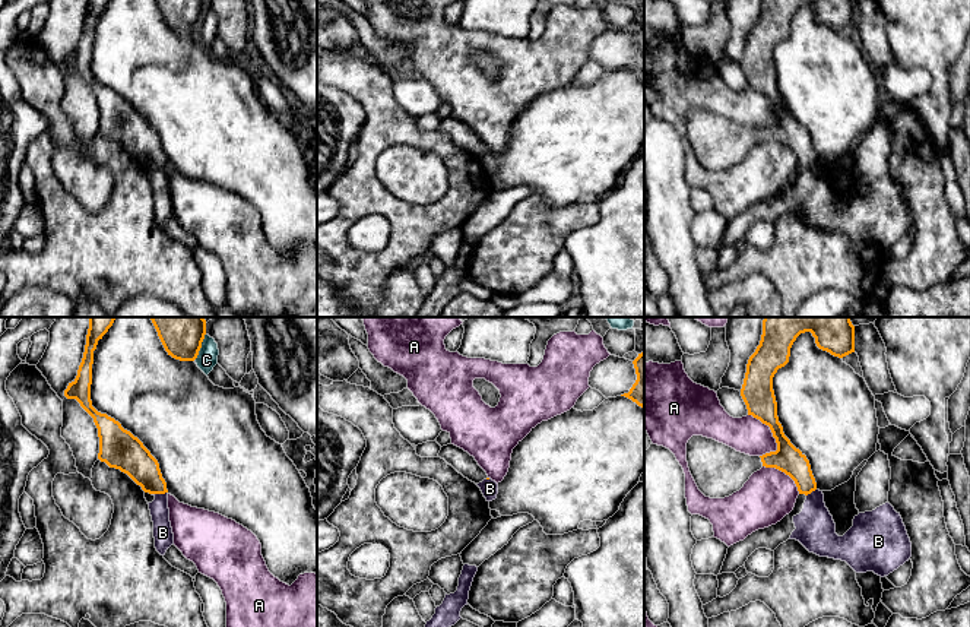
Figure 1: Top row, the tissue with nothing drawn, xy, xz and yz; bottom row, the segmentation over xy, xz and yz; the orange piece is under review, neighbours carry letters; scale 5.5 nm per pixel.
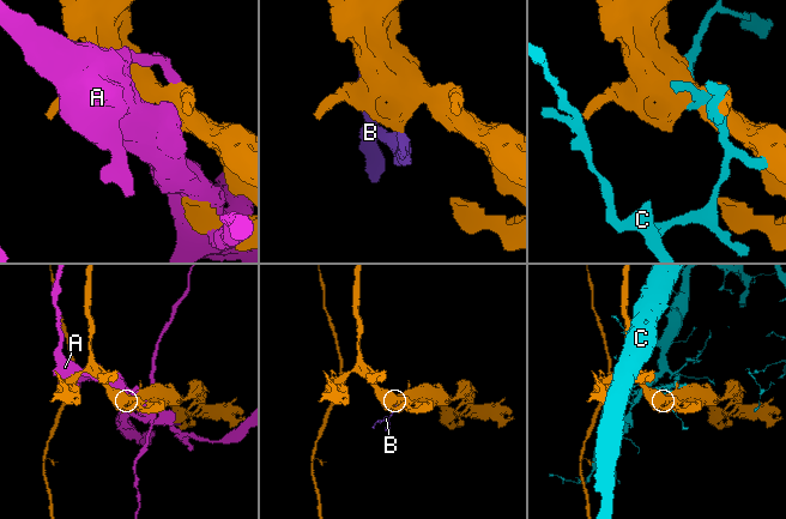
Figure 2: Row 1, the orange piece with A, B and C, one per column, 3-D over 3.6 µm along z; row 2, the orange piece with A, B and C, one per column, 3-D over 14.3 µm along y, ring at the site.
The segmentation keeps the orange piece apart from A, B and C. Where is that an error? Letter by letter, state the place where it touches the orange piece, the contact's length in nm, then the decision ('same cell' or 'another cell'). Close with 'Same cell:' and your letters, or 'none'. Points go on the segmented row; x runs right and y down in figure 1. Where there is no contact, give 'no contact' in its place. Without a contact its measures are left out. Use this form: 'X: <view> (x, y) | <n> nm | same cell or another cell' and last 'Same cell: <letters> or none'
A: yz (770, 428) | 260 nm | another cell
B: xy (159, 493) | 90 nm | another cell
C: xy (200, 347) | 160 nm | another cell
Same cell: none

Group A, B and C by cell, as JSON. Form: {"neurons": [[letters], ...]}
{"neurons": [["A"], ["B"], ["C"]]}

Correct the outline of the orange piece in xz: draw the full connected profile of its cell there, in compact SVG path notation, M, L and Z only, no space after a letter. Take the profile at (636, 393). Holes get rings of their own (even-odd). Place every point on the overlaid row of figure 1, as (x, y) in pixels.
M644 352L638 354L638 357L633 361L637 380L625 396L635 402L638 406L644 408Z

